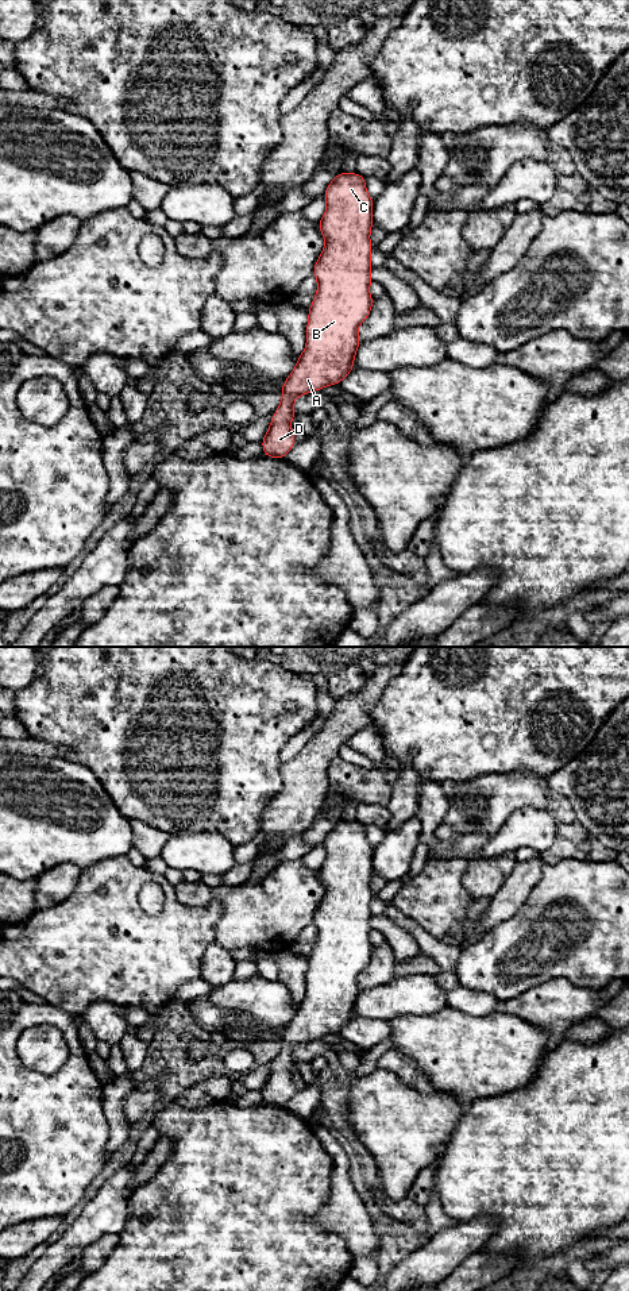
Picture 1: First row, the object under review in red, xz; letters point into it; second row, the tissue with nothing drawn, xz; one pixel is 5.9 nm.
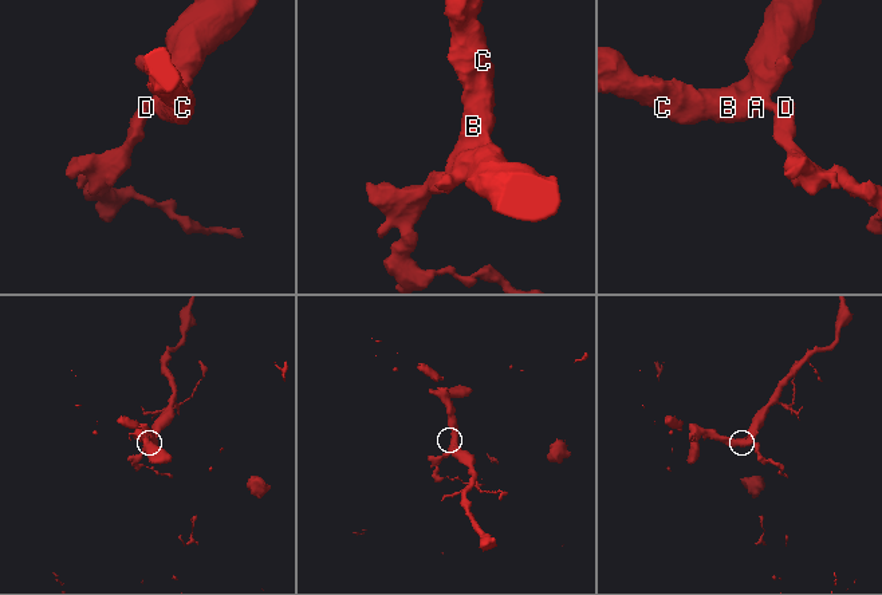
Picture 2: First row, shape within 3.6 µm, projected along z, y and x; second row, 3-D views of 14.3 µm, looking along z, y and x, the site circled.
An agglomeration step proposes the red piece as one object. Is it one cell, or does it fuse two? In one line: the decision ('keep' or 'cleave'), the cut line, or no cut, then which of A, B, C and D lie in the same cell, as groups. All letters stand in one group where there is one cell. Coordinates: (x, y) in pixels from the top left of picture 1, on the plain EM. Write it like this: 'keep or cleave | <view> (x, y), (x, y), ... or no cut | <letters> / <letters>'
keep | no cut | A B C D

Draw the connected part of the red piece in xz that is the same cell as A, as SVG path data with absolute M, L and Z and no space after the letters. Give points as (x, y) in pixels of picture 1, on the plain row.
M341 818L323 843L327 858L319 870L319 879L325 887L325 894L314 912L312 922L317 928L317 941L308 957L306 994L297 1006L294 1018L281 1036L281 1051L261 1090L266 1106L283 1107L296 1094L296 1086L289 1071L297 1063L293 1055L294 1048L325 1034L339 1033L354 1018L355 1002L362 991L358 976L370 964L374 952L370 944L373 930L370 882L374 874L374 847L366 839L366 826L359 821L344 821Z

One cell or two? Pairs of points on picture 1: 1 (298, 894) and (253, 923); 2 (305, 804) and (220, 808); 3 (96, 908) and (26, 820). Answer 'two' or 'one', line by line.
1: one
2: two
3: two

